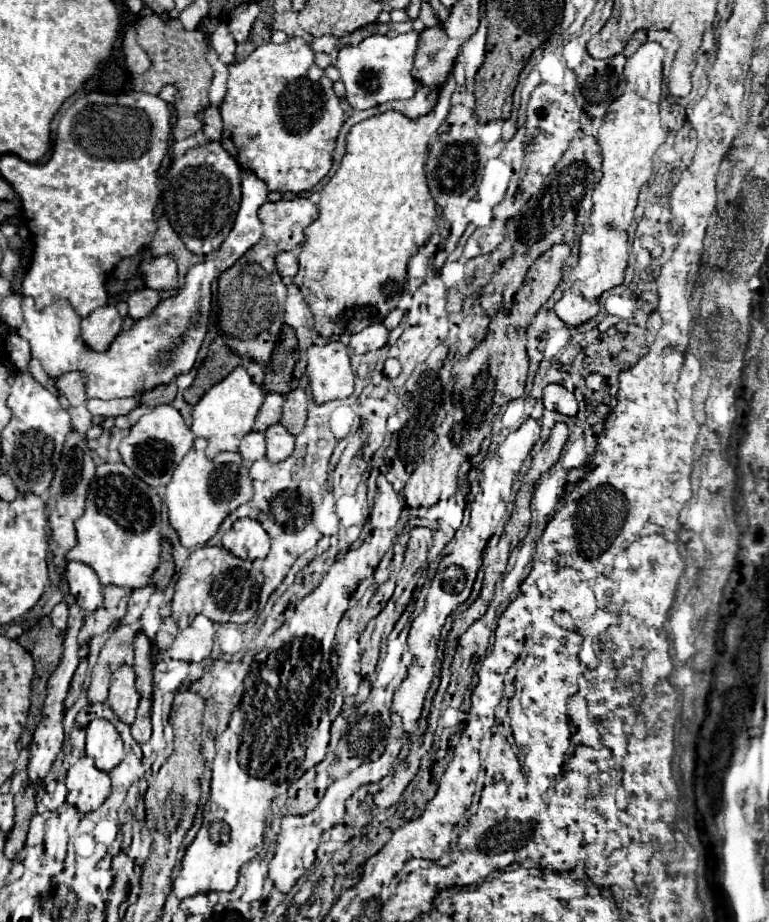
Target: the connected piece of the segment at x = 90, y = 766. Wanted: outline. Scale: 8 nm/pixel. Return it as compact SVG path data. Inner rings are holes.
M84 755L78 763L74 763L68 769L66 787L68 787L66 801L76 805L80 813L84 815L98 809L110 797L112 781L108 773L100 771L94 765L92 757Z

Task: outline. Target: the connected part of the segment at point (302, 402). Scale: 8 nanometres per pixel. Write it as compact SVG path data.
M298 387L294 391L290 391L286 395L286 403L284 403L284 413L280 423L292 433L298 435L306 423L306 415L308 415L308 391Z

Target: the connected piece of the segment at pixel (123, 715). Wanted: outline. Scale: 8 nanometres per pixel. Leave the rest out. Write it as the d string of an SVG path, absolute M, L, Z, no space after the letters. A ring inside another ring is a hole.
M120 665L110 683L110 695L108 695L108 705L112 711L128 725L134 723L136 717L136 707L140 701L140 695L136 693L136 675L130 665Z

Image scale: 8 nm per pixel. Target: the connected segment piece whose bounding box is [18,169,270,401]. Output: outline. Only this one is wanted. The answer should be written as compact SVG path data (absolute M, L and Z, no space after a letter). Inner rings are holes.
M242 169L242 201L236 213L234 227L226 241L220 245L212 259L196 263L186 273L184 287L174 295L158 303L158 307L132 323L128 331L116 335L106 351L94 351L82 341L80 315L68 301L56 301L50 307L38 311L32 297L24 297L22 313L24 321L18 335L26 339L32 347L32 357L40 361L44 371L58 379L64 373L84 373L84 385L88 397L98 397L104 401L134 397L156 389L158 385L168 385L176 381L178 375L188 373L194 367L196 355L208 331L210 303L212 303L212 283L222 271L232 267L256 241L262 237L262 223L258 219L258 209L268 201L268 187L252 171Z

